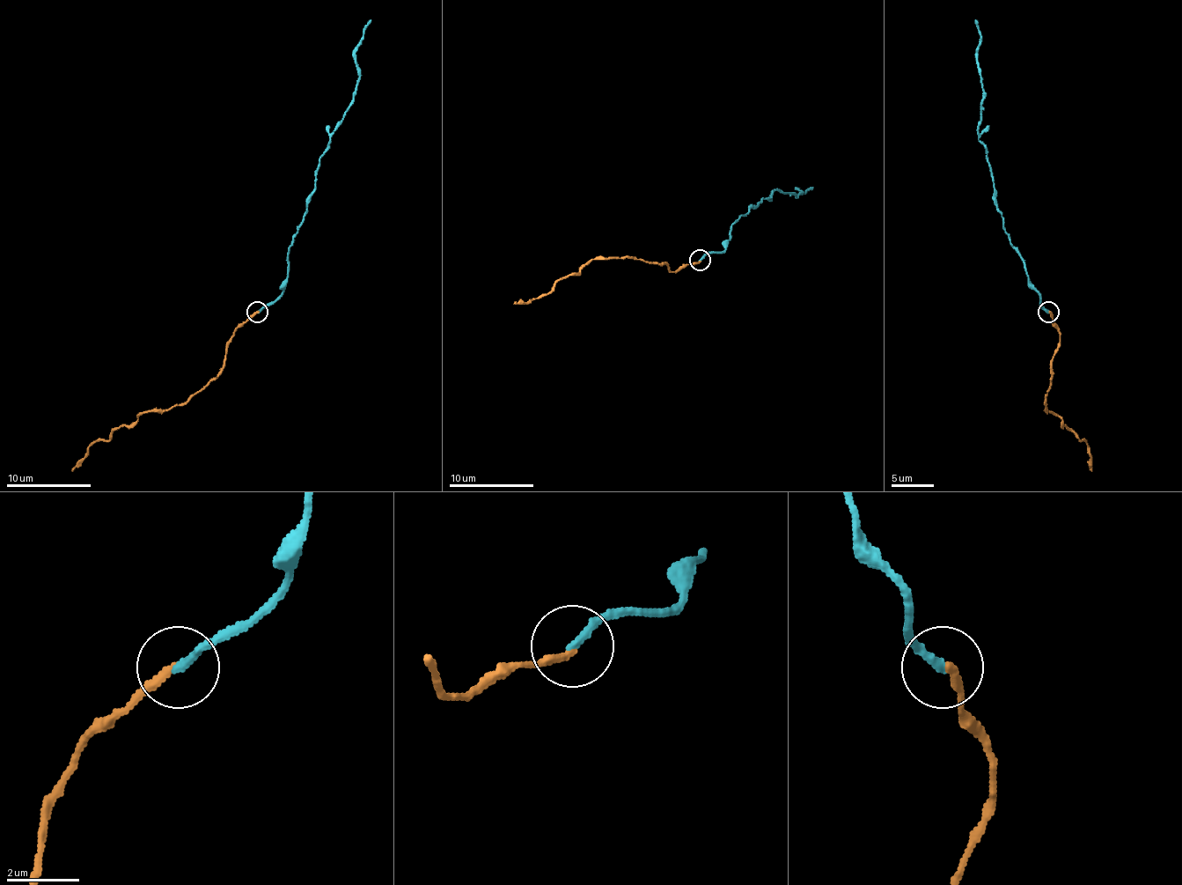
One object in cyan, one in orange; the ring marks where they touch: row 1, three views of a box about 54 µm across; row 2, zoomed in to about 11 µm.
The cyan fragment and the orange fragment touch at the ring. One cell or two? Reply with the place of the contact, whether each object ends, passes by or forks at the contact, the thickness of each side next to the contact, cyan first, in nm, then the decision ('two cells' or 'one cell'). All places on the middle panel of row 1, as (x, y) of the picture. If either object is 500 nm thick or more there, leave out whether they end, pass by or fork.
place (700, 260); cyan ends; orange ends; calibres 240 and 240 nm; one cell

